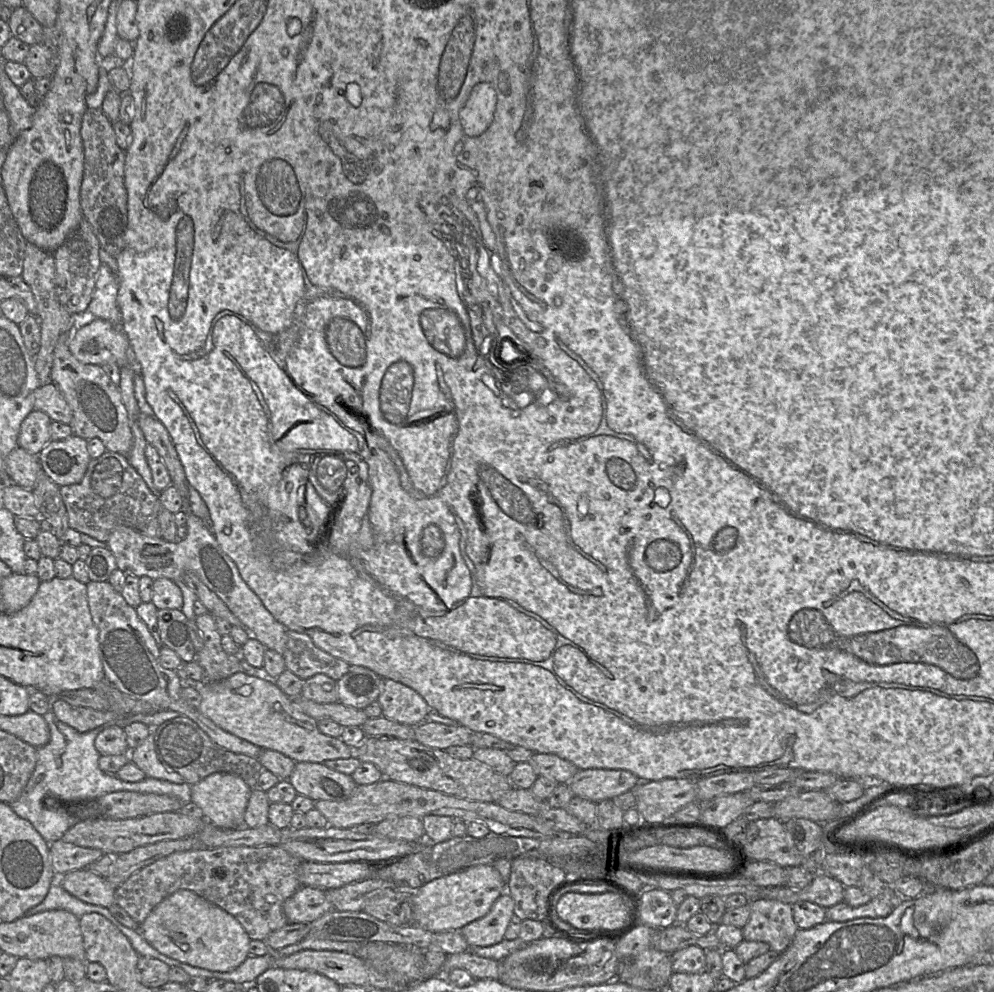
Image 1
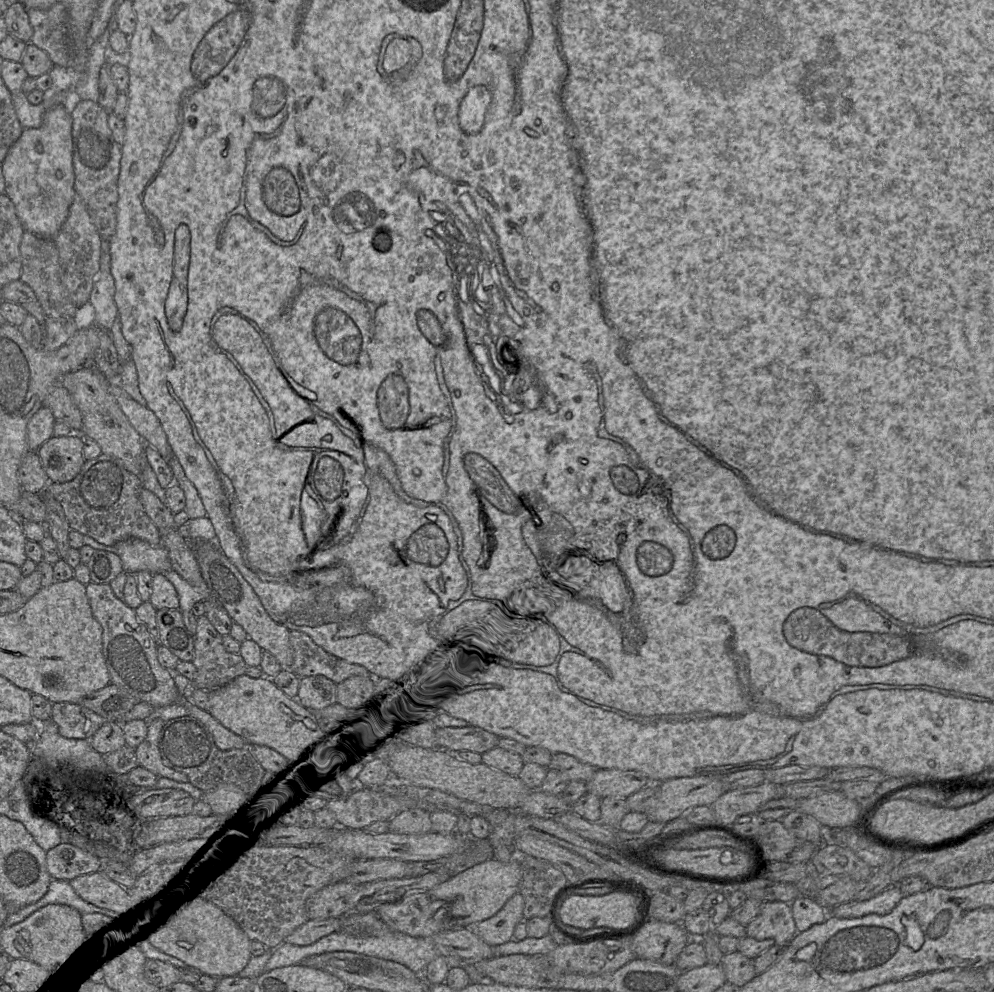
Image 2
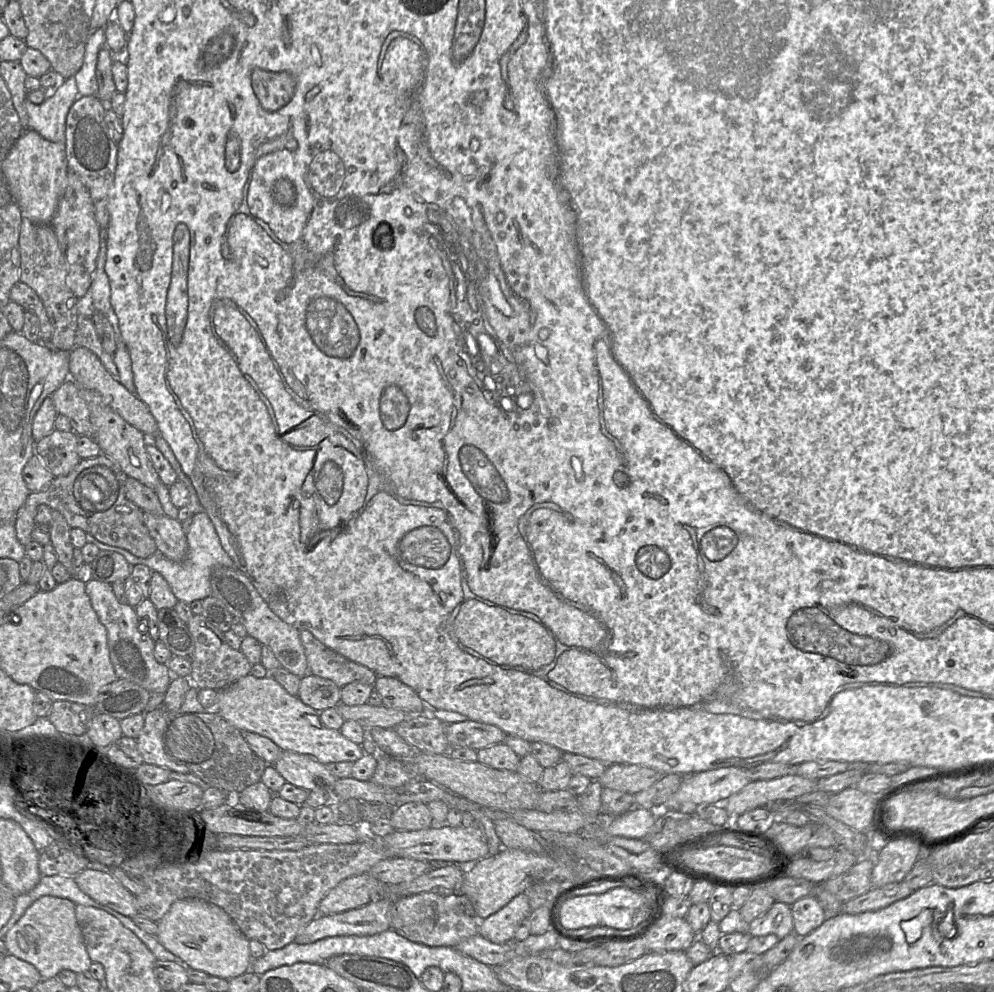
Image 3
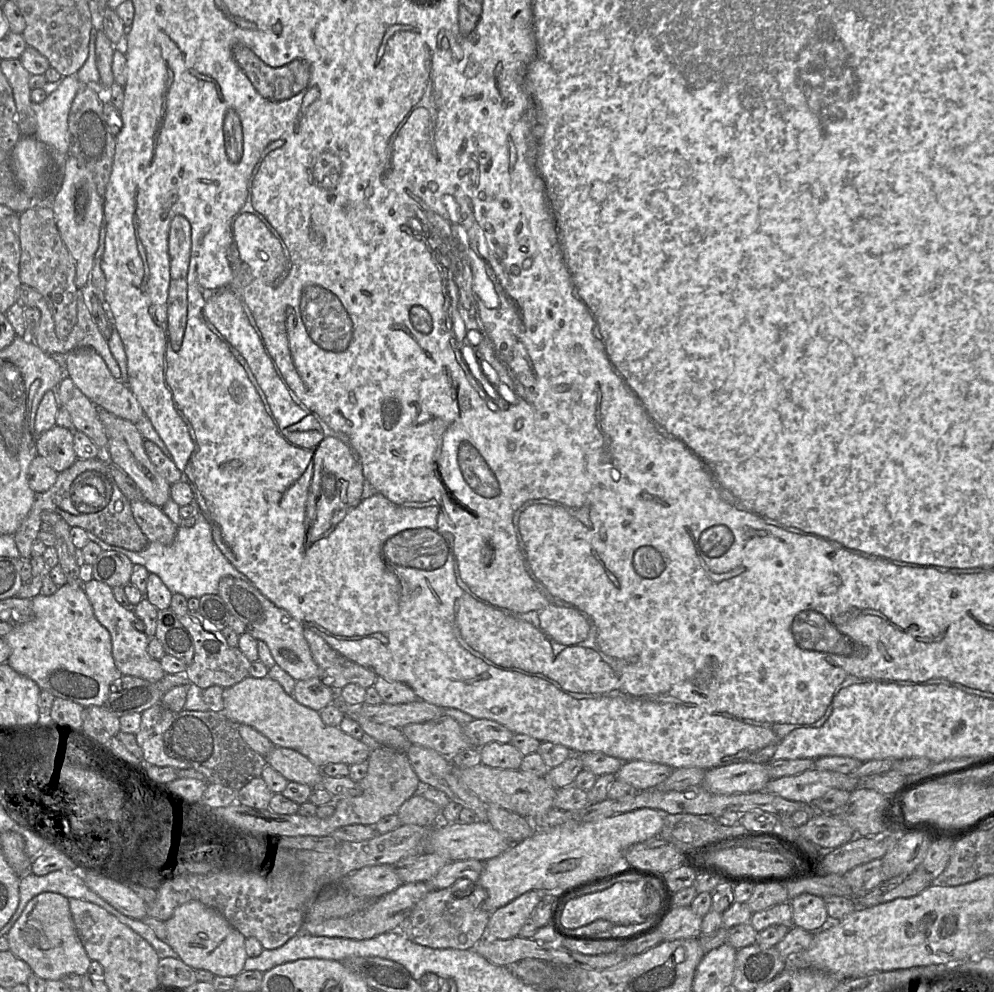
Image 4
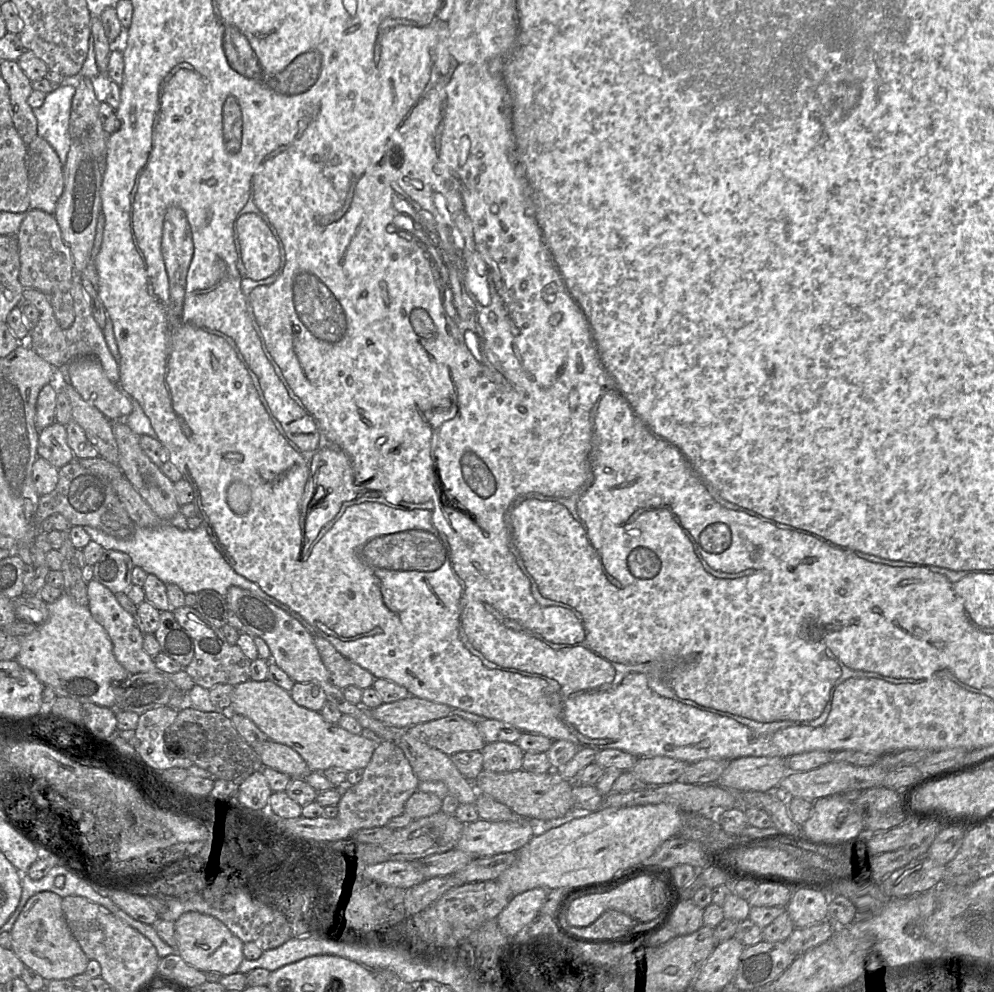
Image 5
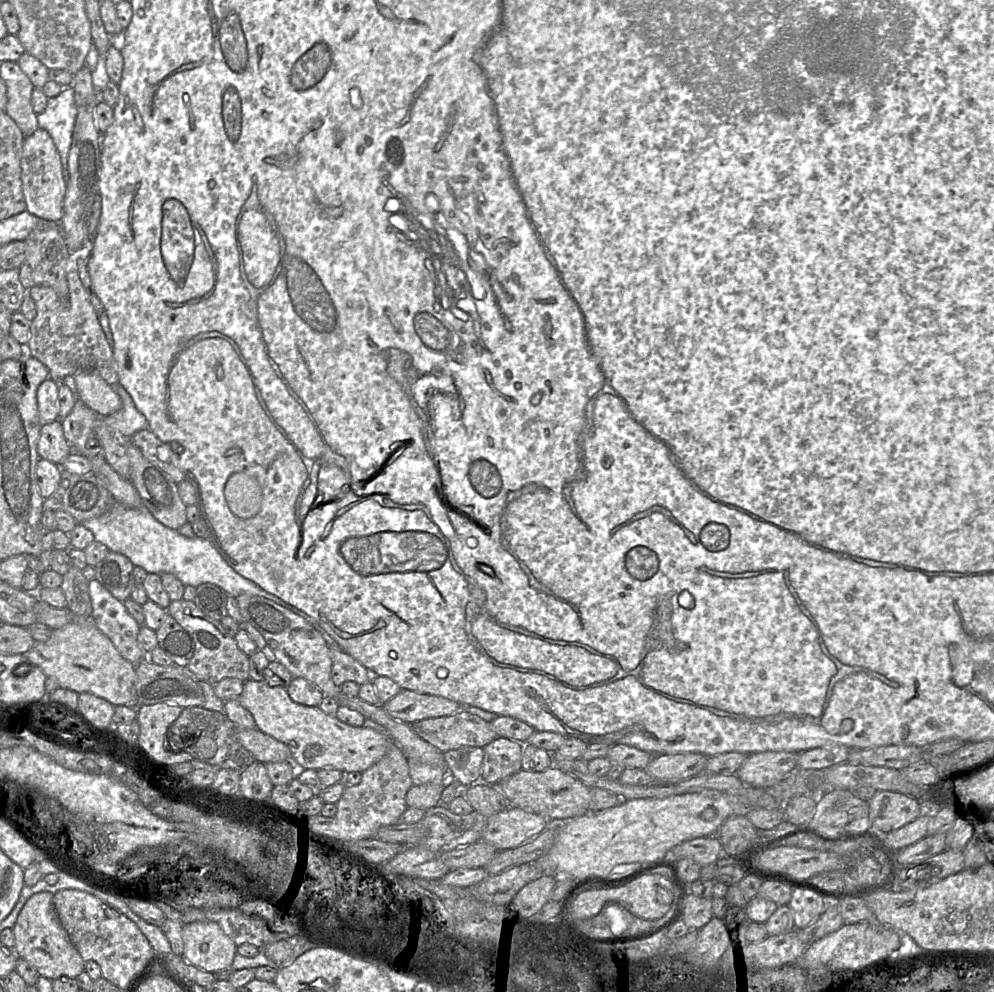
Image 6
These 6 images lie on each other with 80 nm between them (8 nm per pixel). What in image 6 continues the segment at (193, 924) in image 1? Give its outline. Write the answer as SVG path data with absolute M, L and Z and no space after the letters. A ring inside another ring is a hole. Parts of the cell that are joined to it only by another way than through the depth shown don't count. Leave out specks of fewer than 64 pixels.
M216 922L184 924L182 938L182 956L190 964L211 973L231 968L237 945Z

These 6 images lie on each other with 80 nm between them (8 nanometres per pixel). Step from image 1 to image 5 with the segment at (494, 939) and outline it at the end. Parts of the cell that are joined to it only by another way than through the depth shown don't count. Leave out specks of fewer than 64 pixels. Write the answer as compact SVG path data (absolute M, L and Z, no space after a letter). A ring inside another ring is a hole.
M534 888L513 896L496 917L498 926L508 938L524 936L525 927L539 914L547 895L545 888Z

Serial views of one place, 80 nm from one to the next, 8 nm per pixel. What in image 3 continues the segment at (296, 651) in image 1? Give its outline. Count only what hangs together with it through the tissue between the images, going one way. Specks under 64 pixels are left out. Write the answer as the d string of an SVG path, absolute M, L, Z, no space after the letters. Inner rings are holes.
M300 631L301 643L305 649L308 675L315 675L333 681L339 688L352 682L374 685L378 677L369 668L353 662L331 650L311 632Z

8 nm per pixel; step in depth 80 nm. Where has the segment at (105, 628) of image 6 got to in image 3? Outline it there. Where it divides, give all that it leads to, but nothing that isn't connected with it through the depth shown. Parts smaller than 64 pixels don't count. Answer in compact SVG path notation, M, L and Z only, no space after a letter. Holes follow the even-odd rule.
M91 579L85 583L85 590L100 622L107 630L110 660L117 677L126 679L151 693L165 694L173 673L154 658L155 642L149 632L141 632L138 629L139 619L134 607L119 603L109 583Z

